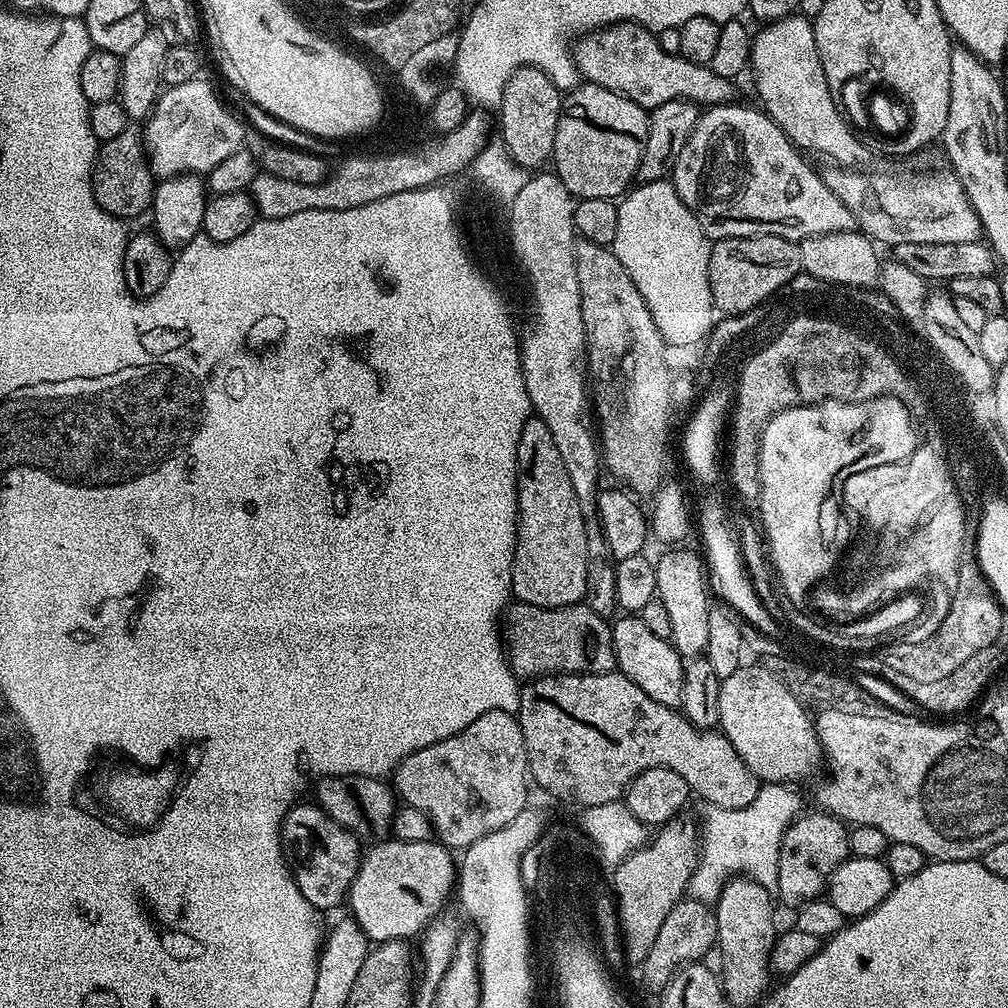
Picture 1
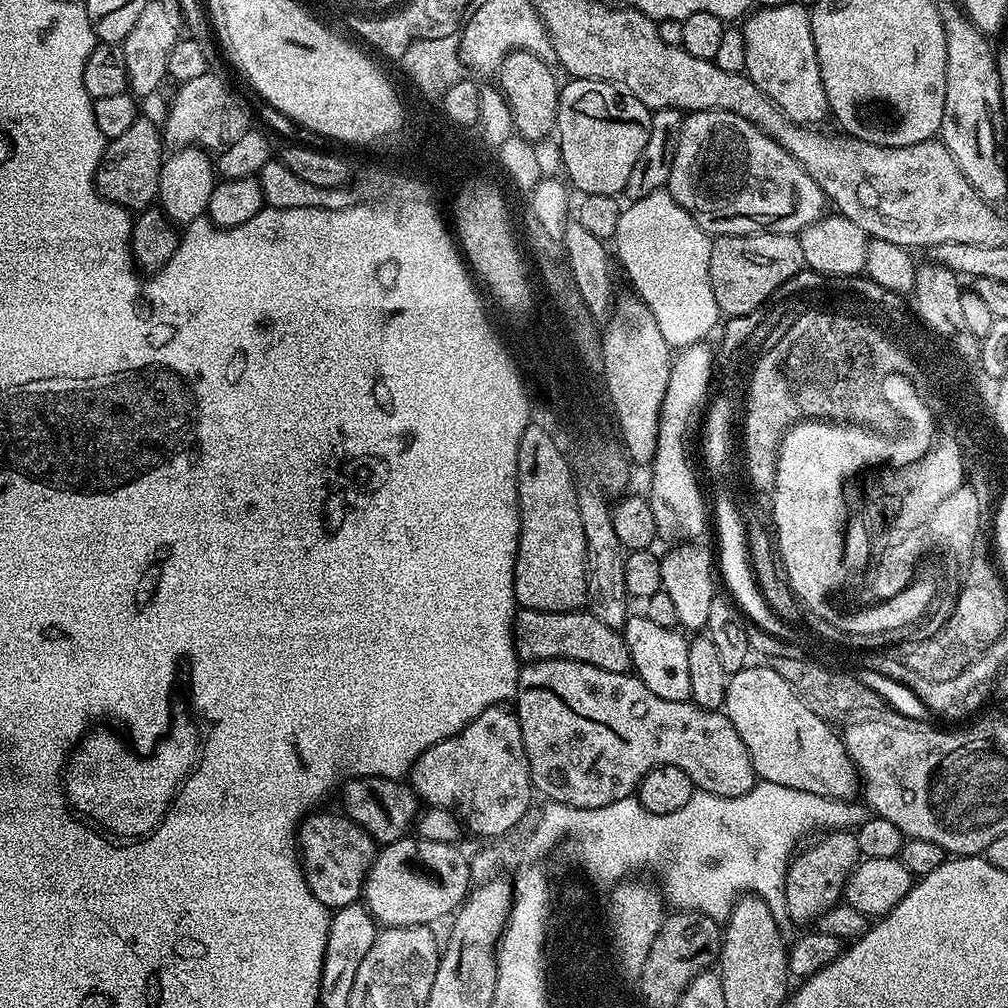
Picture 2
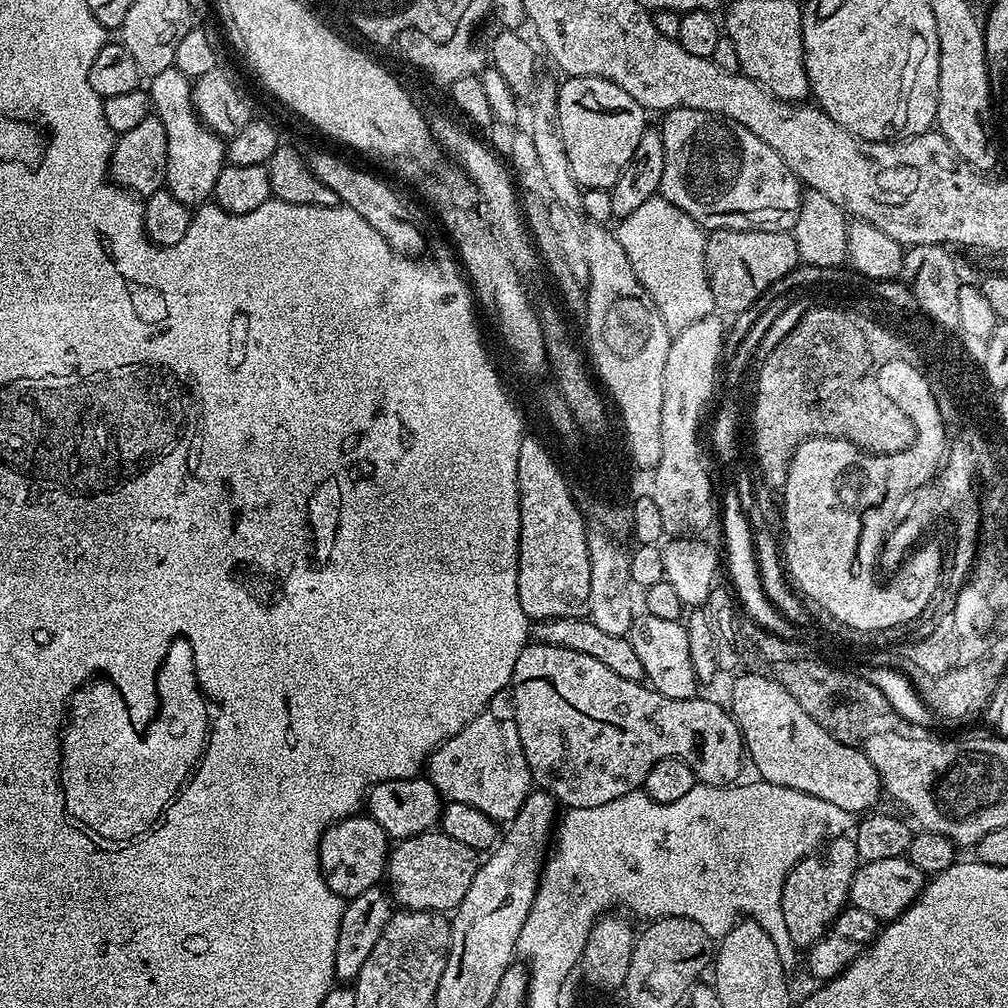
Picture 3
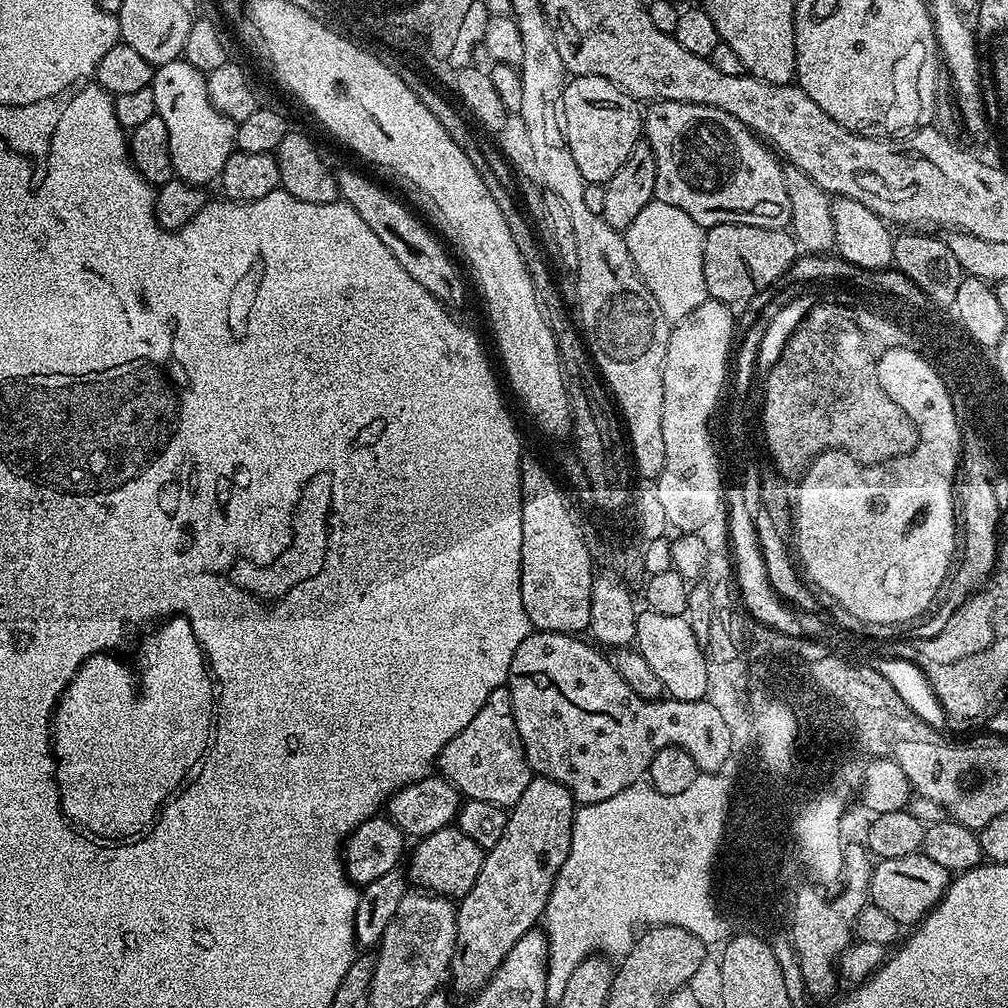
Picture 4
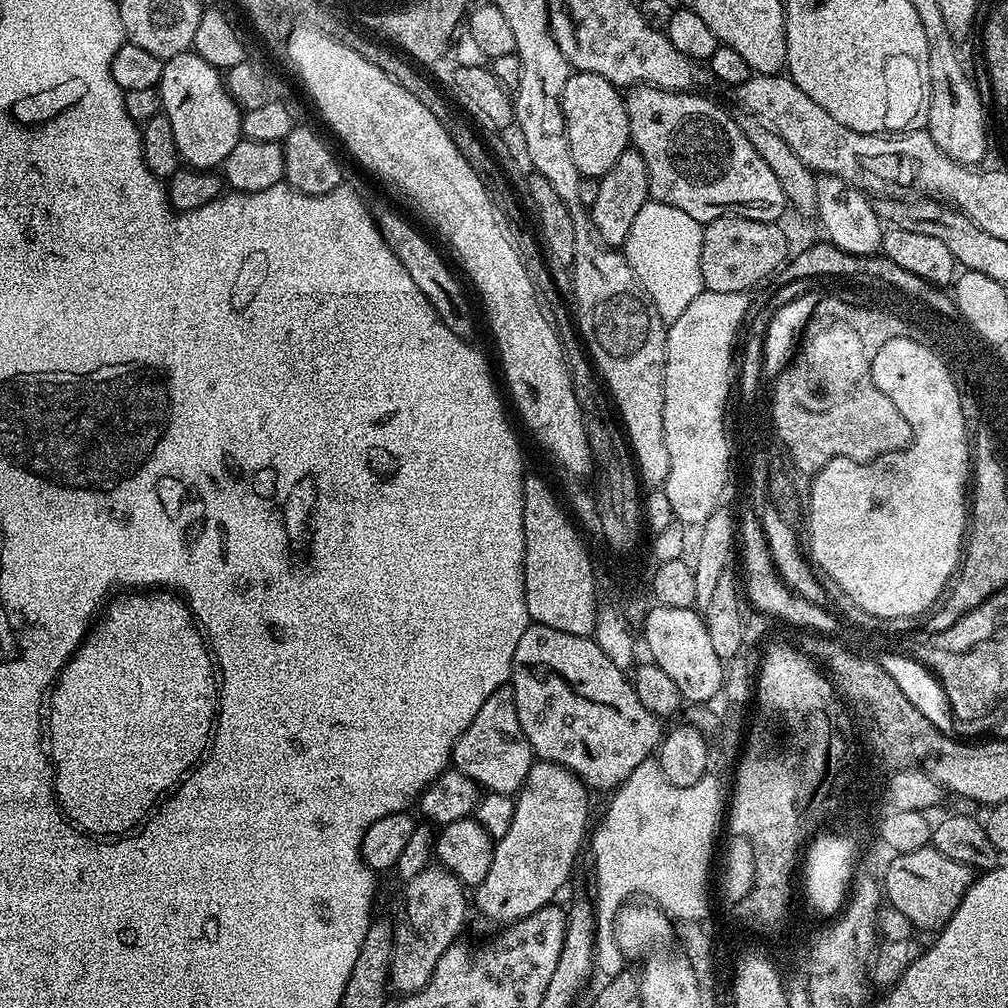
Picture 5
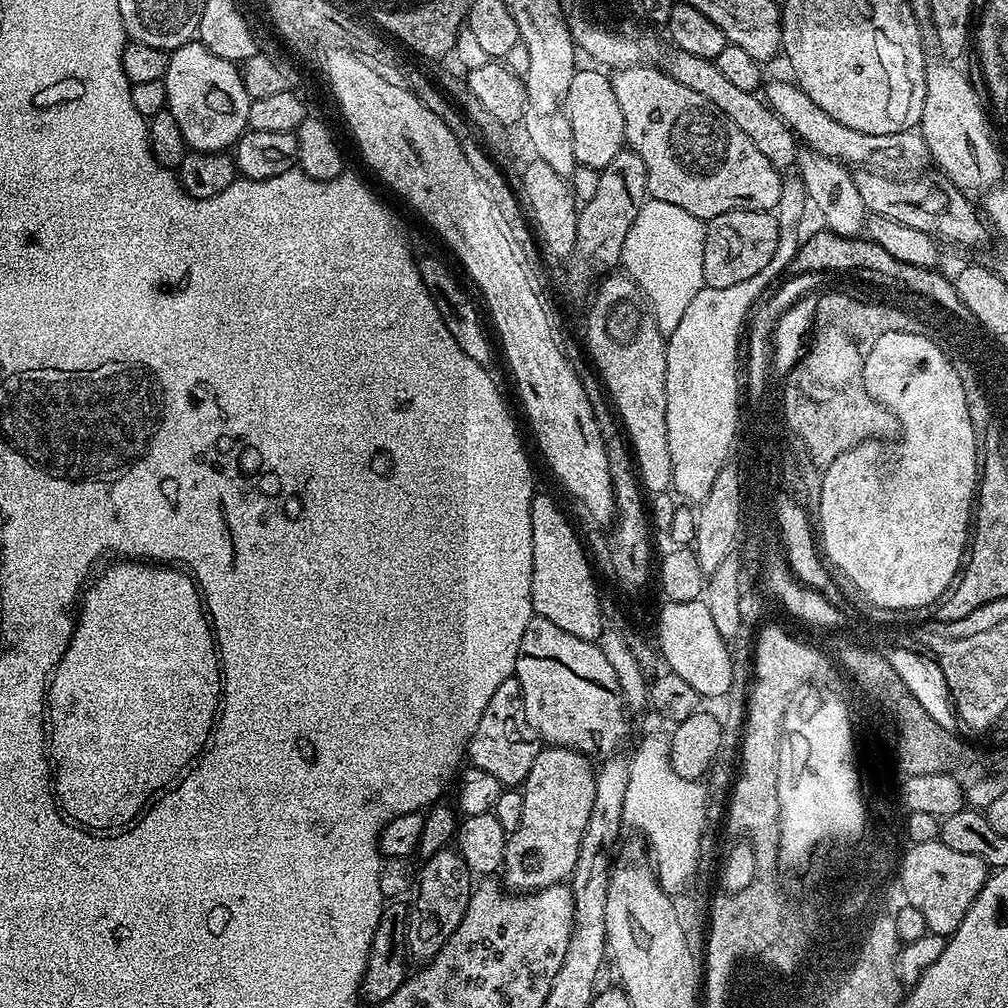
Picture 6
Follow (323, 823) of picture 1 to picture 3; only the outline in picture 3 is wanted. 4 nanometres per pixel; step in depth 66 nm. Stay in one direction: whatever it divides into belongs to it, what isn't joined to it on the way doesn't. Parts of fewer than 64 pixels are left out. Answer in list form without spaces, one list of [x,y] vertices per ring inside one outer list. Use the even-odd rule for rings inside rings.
[[[367,814],[348,816],[331,824],[320,837],[320,870],[324,880],[341,898],[362,894],[362,890],[377,887],[388,871],[390,837],[374,818]]]

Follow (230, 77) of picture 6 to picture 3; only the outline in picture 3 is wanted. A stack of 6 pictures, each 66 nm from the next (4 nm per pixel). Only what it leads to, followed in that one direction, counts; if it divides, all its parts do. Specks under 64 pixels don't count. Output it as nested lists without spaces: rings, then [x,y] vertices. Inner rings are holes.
[[[177,68],[162,70],[162,74],[151,77],[150,95],[154,115],[166,126],[168,135],[168,161],[166,162],[165,185],[178,202],[199,206],[209,199],[218,182],[218,174],[226,163],[226,144],[216,133],[200,122],[196,108],[192,105],[192,84]]]

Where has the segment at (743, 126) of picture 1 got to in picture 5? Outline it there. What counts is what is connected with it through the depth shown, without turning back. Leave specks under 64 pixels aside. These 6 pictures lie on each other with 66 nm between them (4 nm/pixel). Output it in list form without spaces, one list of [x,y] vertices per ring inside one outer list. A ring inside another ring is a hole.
[[[642,84],[627,93],[628,117],[630,118],[630,140],[635,151],[642,154],[648,171],[648,194],[655,203],[674,206],[682,214],[690,214],[701,226],[723,216],[750,218],[758,222],[777,223],[786,212],[786,201],[774,170],[750,146],[746,134],[742,134],[739,123],[728,112],[723,112],[712,100],[695,96],[695,91],[671,92],[665,88],[654,88]]]

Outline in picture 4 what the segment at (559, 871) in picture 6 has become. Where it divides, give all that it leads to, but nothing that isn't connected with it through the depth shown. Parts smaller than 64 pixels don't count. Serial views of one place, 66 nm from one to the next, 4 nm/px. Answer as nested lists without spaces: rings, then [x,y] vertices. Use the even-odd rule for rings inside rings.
[[[533,775],[532,781],[522,793],[522,798],[518,798],[518,802],[512,805],[507,813],[502,836],[495,846],[487,849],[482,870],[474,886],[470,886],[468,893],[458,900],[456,953],[452,955],[450,969],[450,984],[453,984],[458,991],[475,994],[485,988],[489,978],[496,973],[498,966],[506,958],[506,954],[510,954],[514,942],[518,942],[522,934],[537,927],[552,893],[552,883],[556,880],[562,862],[566,862],[566,854],[570,854],[572,823],[576,817],[577,807],[566,786],[538,775]]]

